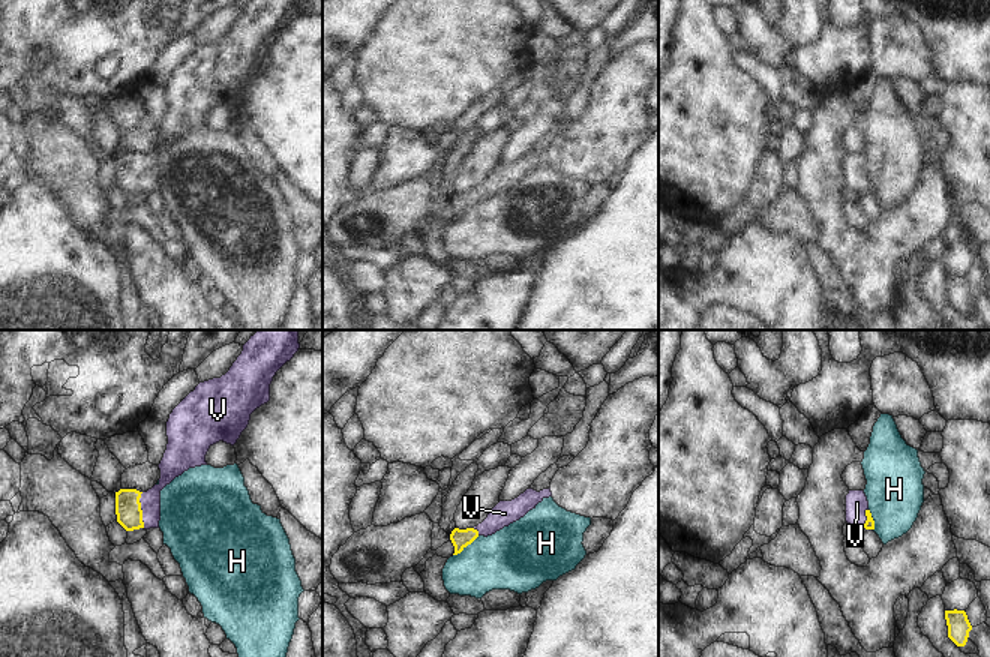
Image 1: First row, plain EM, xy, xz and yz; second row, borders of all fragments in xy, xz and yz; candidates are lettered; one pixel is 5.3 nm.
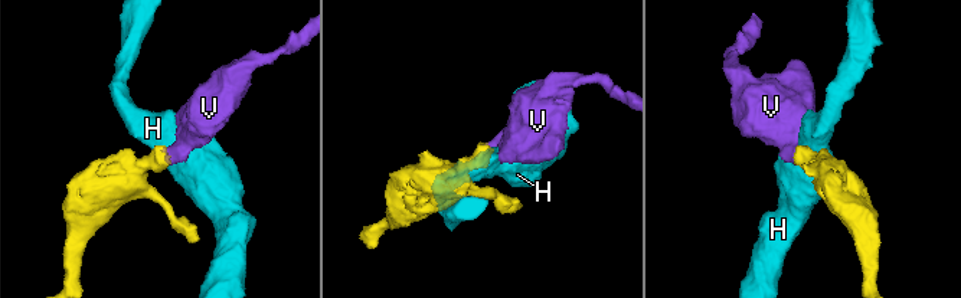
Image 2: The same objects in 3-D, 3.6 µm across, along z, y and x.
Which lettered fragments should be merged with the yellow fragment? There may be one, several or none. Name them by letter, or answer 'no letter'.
V.

